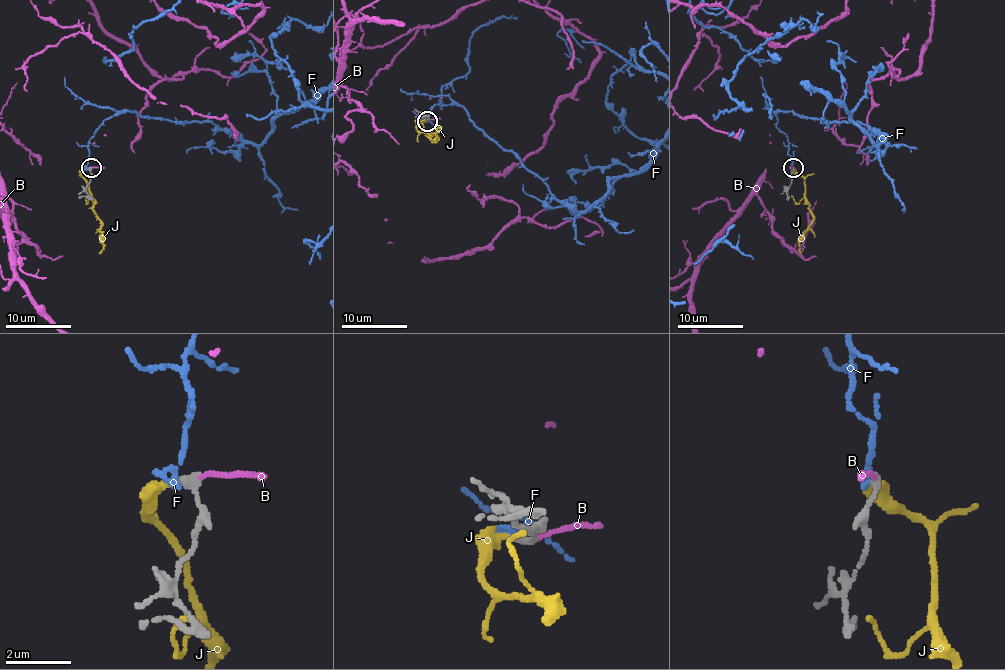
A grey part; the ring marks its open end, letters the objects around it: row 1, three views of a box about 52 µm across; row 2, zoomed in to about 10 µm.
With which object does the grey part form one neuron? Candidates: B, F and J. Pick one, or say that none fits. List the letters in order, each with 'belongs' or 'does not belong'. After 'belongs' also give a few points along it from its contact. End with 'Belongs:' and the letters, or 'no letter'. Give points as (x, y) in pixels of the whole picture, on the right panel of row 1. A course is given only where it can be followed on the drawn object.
B: belongs
F: does not belong
J: does not belong
Belongs: B

